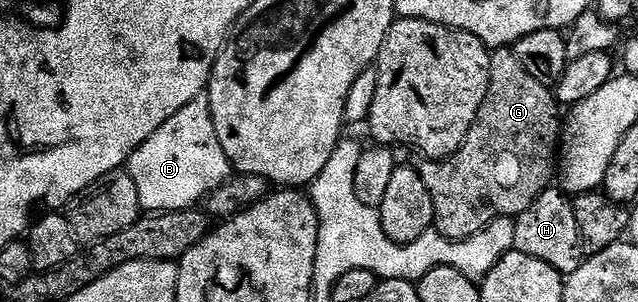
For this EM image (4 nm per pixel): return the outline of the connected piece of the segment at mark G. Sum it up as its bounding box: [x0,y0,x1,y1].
[418,48,562,241]

